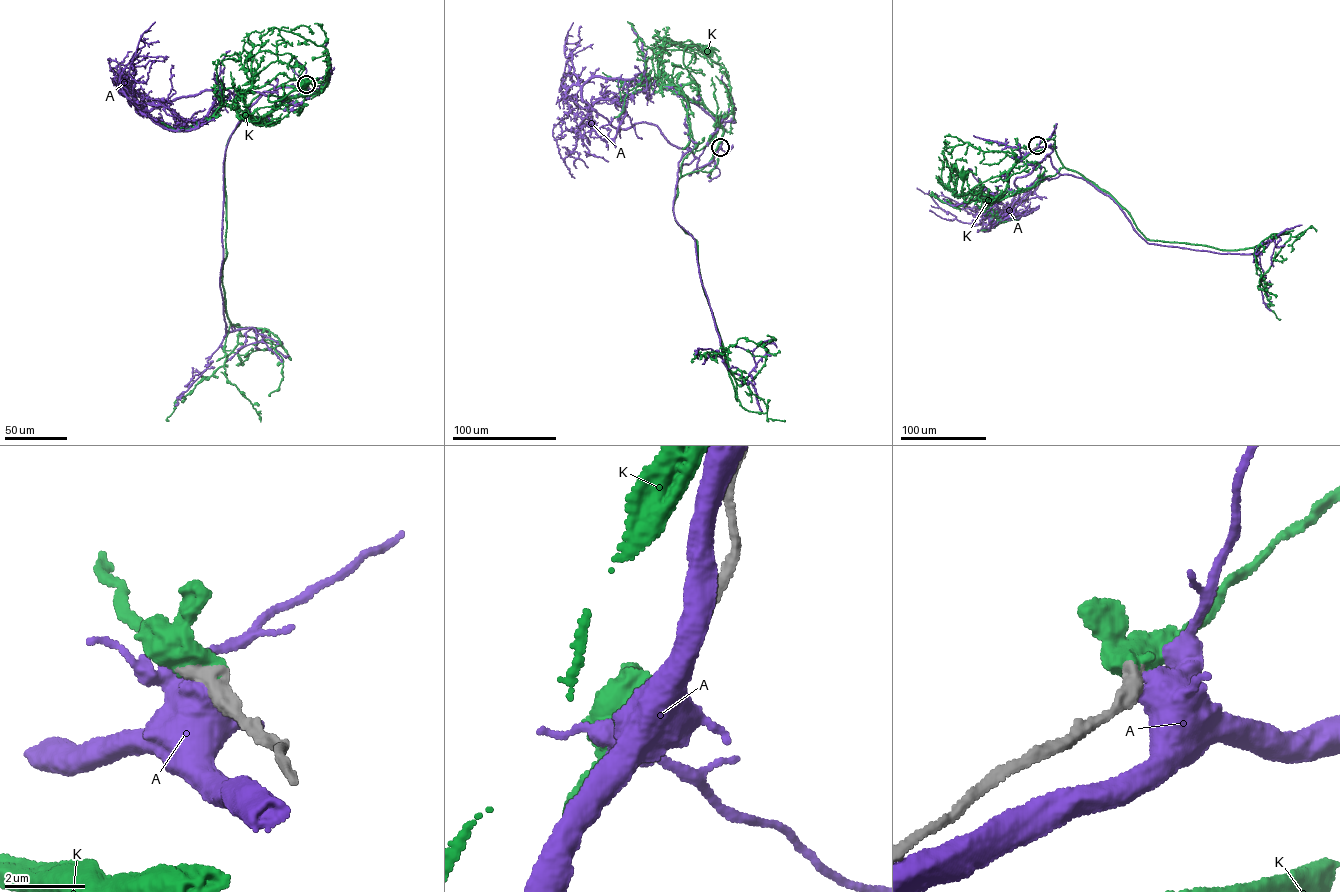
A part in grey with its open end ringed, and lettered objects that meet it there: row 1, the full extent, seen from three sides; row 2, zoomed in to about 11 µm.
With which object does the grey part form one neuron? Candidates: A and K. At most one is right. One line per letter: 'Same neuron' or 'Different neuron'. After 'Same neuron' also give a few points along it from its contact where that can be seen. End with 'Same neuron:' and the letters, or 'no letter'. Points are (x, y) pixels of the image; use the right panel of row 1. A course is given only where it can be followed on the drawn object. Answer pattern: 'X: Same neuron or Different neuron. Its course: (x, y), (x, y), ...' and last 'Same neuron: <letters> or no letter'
A: Different neuron
K: Same neuron. Its course: (1037, 145), (1047, 139), (1054, 140), (1054, 146), (1033, 151), (1008, 171), (962, 194), (962, 173)
Same neuron: K

